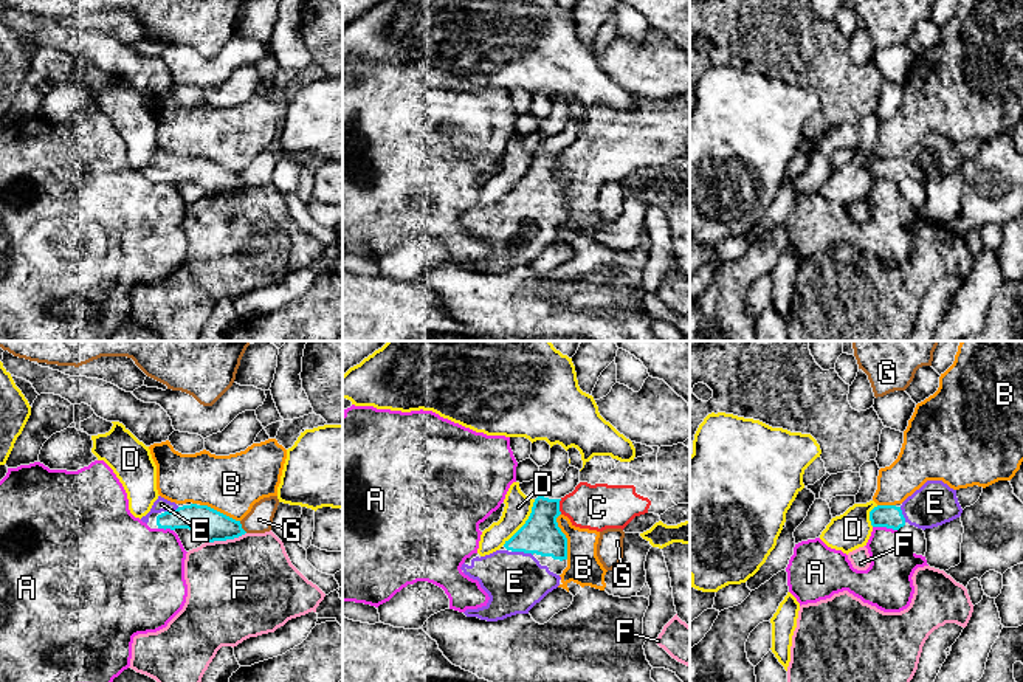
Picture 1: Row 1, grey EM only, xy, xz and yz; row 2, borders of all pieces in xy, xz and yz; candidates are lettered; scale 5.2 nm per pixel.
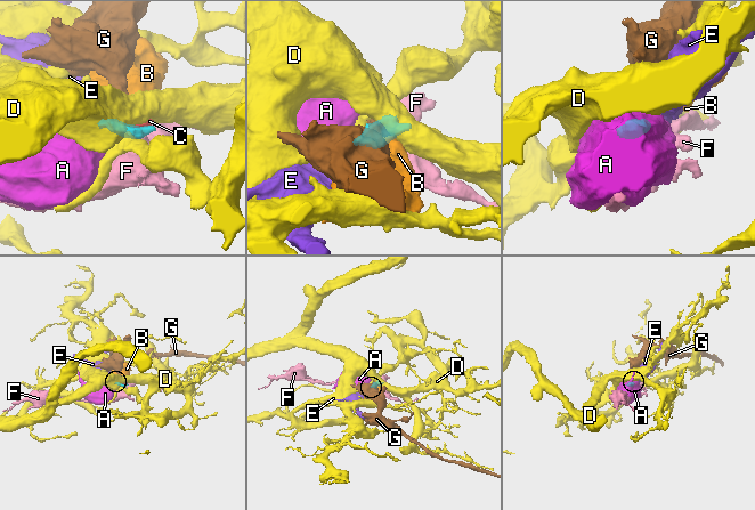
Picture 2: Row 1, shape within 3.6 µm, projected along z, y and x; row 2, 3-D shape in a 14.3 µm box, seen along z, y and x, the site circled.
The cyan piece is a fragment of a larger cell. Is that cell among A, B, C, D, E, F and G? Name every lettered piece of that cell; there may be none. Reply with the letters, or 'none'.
E

